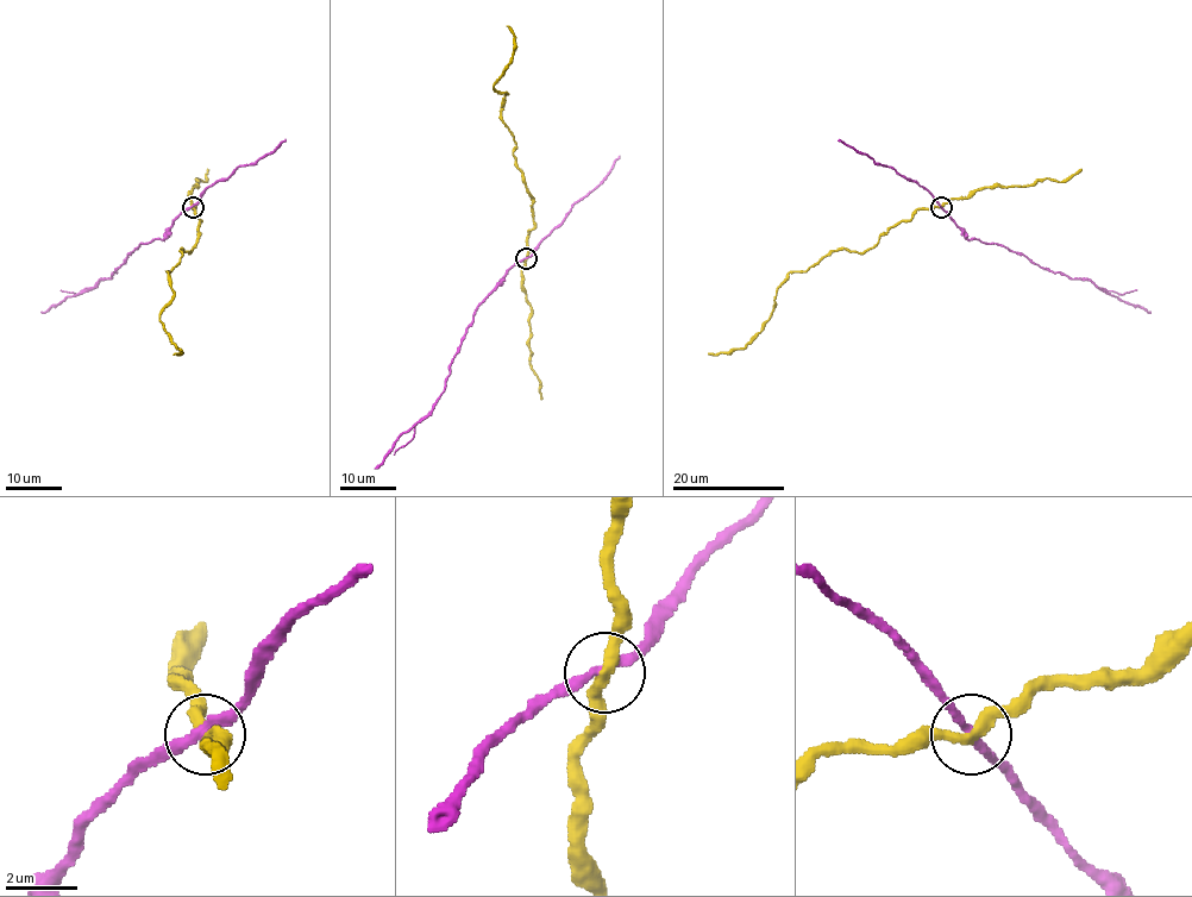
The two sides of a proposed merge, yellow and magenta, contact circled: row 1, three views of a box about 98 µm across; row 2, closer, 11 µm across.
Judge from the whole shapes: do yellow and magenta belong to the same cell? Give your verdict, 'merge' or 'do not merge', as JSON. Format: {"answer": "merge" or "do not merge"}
{"answer": "do not merge"}

